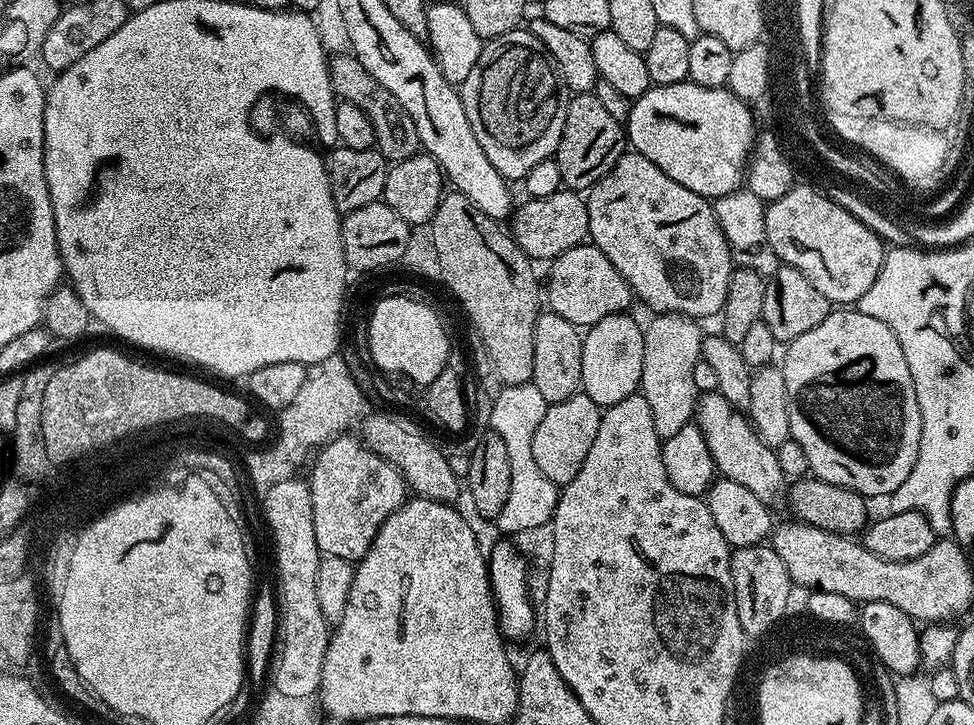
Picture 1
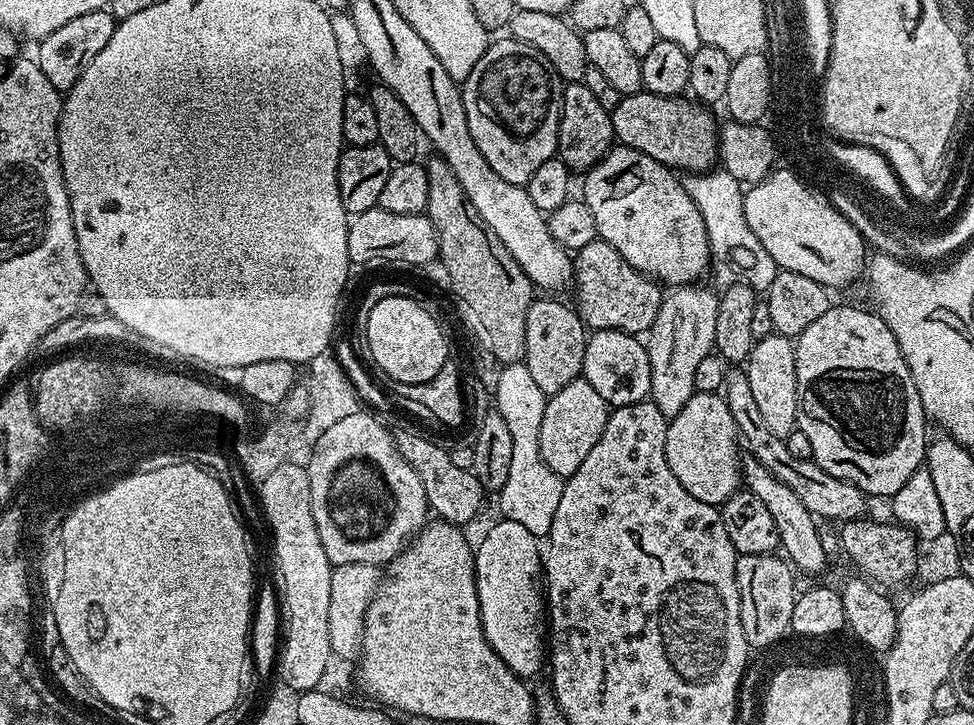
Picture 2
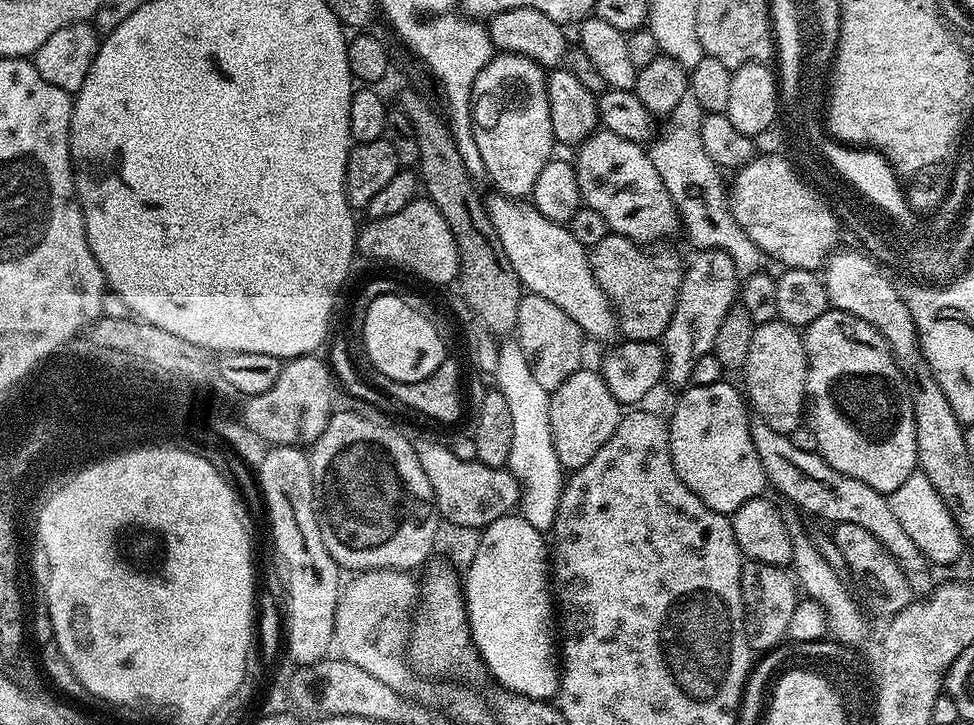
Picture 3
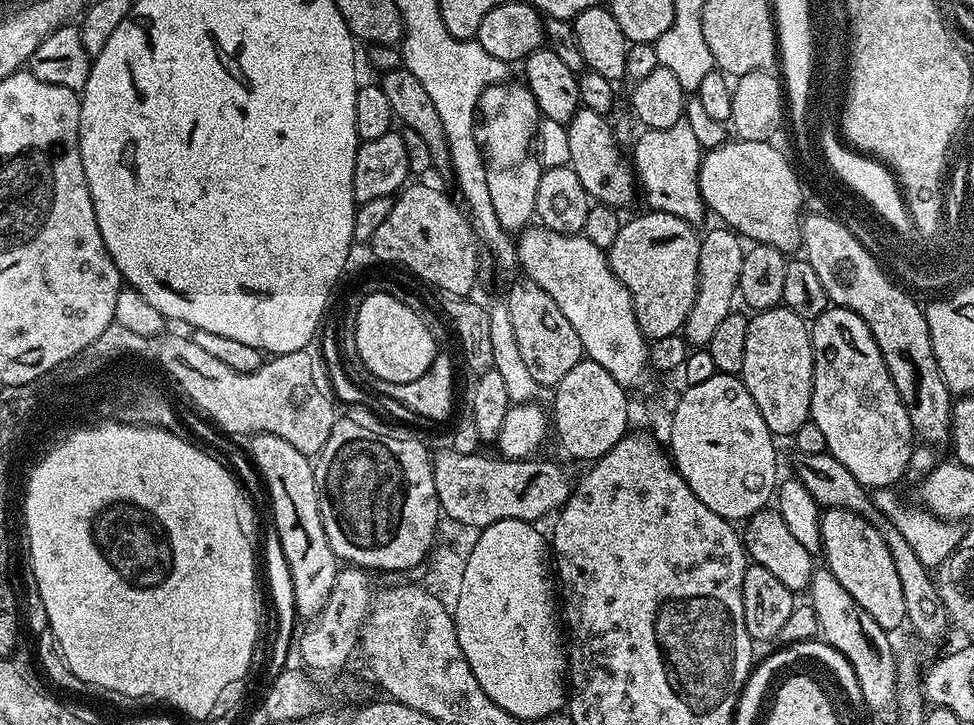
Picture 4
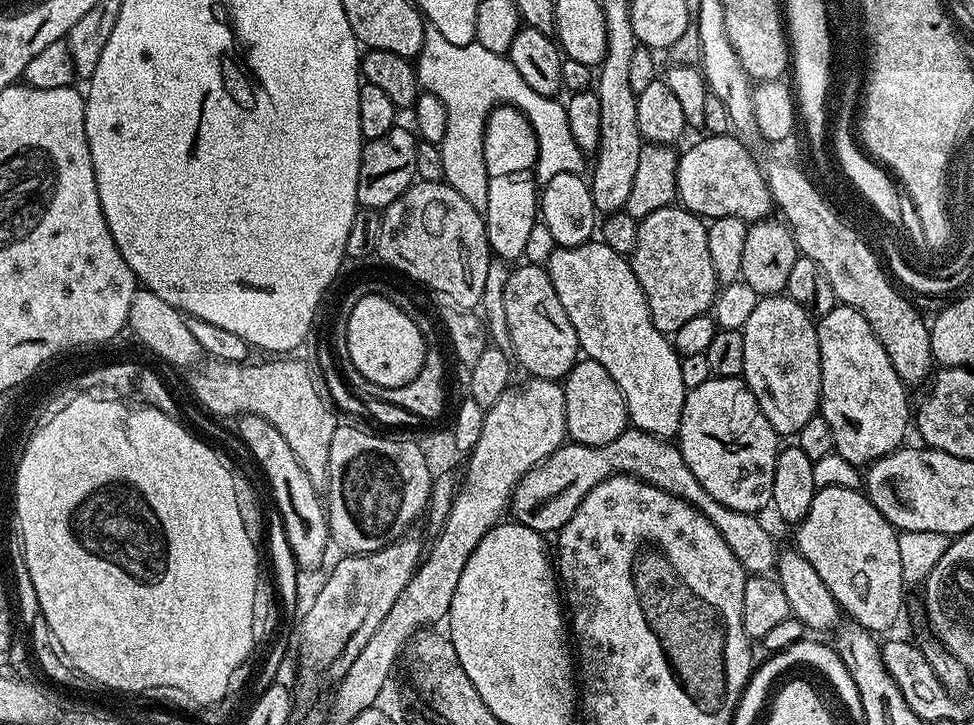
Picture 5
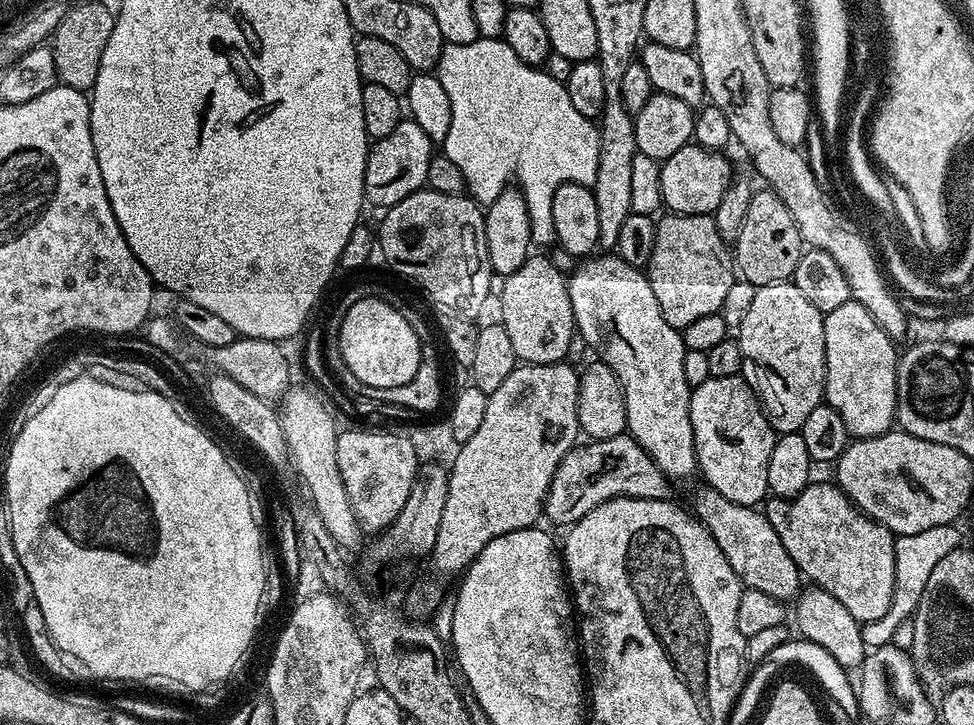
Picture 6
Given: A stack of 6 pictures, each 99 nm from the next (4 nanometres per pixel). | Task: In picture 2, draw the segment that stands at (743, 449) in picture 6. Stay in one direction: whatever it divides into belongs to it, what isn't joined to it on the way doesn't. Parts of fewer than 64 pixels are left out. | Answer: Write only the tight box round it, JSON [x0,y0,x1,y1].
[666,392,742,506]

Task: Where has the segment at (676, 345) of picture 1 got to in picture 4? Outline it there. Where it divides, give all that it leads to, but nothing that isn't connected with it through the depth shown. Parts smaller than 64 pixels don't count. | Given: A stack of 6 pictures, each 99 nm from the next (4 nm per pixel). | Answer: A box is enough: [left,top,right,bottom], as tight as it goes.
[682,226,746,346]

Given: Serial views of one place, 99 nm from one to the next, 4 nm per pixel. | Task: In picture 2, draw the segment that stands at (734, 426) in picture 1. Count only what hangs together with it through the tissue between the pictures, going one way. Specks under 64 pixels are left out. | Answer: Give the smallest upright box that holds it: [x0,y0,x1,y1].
[742,455,828,576]

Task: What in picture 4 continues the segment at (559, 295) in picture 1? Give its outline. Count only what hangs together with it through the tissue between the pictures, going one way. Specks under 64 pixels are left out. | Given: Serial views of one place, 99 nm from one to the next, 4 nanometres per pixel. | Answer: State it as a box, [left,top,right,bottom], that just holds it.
[606,210,700,342]

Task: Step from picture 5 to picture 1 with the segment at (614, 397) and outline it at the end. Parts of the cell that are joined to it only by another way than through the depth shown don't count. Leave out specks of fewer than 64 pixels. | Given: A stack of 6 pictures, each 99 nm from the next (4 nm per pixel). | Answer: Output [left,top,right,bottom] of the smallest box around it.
[534,390,602,486]

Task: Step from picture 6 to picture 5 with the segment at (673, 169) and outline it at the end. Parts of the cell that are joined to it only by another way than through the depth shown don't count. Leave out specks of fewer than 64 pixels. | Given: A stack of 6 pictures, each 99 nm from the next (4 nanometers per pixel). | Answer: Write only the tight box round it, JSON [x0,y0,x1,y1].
[676,134,774,222]

